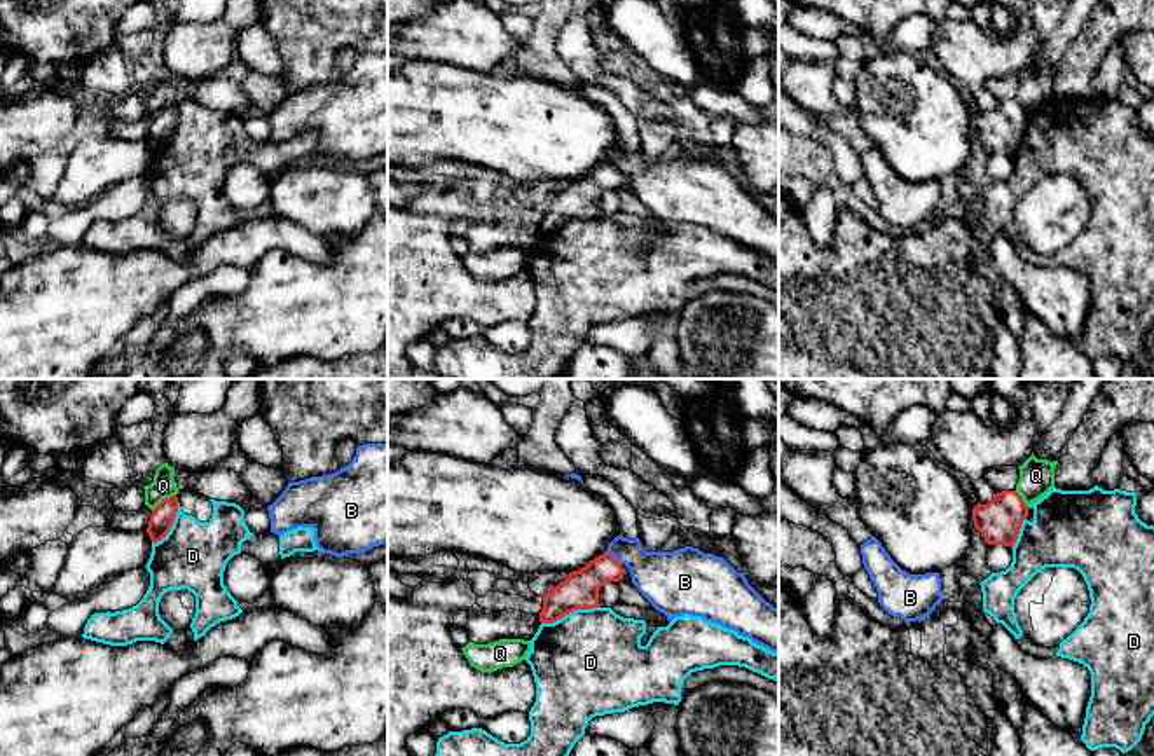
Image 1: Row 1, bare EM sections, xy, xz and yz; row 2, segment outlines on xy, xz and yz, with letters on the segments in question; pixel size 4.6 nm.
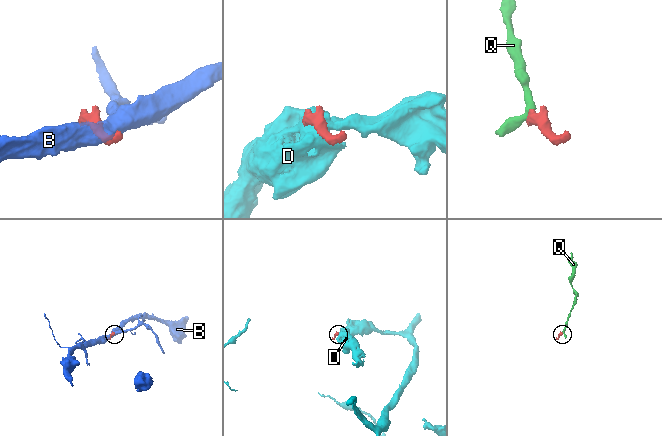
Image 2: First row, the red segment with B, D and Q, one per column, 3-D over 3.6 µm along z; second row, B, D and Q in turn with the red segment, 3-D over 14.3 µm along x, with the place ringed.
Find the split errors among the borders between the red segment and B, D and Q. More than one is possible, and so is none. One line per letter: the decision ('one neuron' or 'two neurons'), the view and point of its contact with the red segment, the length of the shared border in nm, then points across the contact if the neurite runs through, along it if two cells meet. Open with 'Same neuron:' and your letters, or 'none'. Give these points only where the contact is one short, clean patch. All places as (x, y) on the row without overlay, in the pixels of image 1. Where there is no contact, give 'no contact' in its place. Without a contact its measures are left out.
Same neuron: none
B: two neurons; meets red in xz at (611, 166); contact 100 nm long
D: two neurons; meets red in xz at (570, 220); contact 280 nm long; border along xz (599, 215), (573, 219), (552, 231), (542, 233)
Q: two neurons; meets red in xy at (163, 109); contact 130 nm long; border along xy (175, 103), (170, 103), (152, 119)

